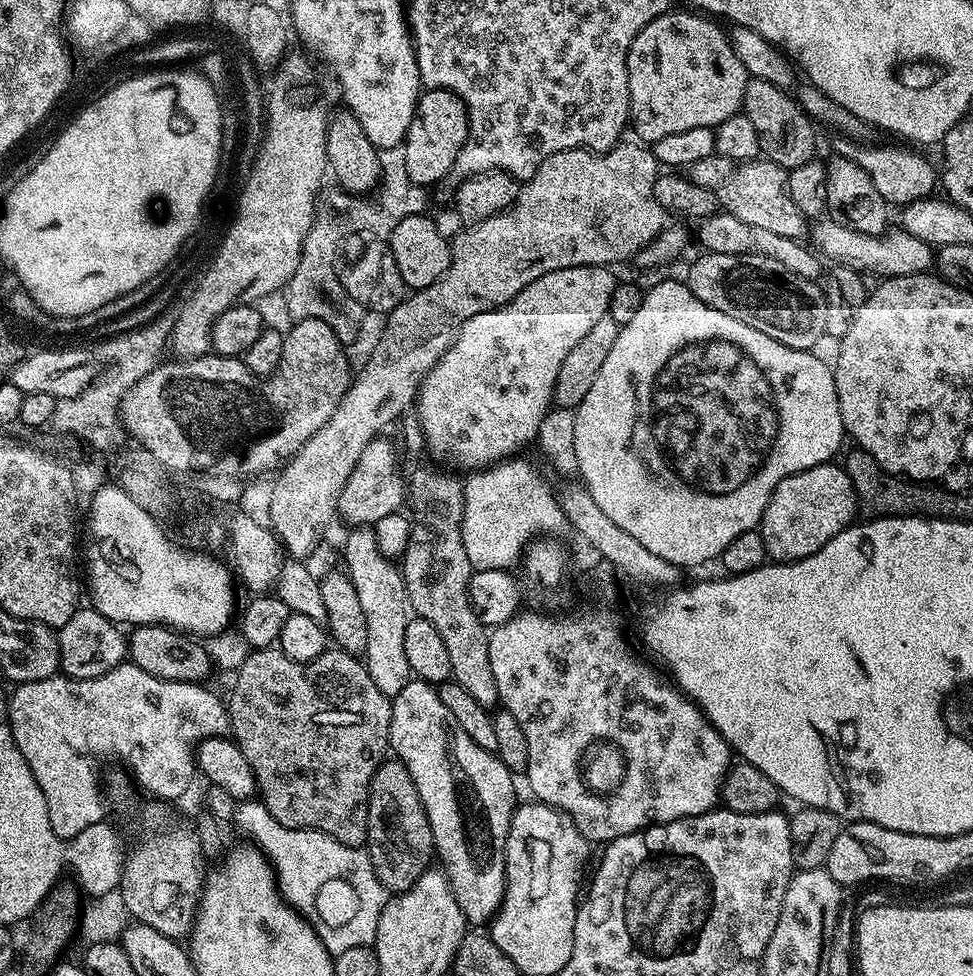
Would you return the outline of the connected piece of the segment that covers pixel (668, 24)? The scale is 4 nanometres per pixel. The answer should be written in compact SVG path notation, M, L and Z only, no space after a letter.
M669 10L664 12L658 18L654 18L654 22L642 26L638 38L634 38L634 42L628 51L628 85L630 86L630 106L628 111L630 113L630 128L631 131L636 131L635 139L640 142L655 142L666 138L669 134L682 134L682 130L694 130L695 128L715 129L717 124L726 122L726 118L737 115L744 107L744 95L746 94L746 86L750 77L746 66L742 66L742 58L738 58L738 54L734 50L729 33L727 31L723 32L716 25L719 23L707 15L697 14L692 10L676 11Z

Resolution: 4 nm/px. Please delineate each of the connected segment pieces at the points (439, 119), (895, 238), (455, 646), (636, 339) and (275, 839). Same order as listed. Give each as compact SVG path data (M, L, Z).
M429 88L421 91L416 102L414 118L402 145L404 161L402 167L408 182L414 185L431 186L451 173L458 158L458 150L466 142L468 133L468 111L464 103L447 88Z
M824 219L819 221L821 224L816 228L814 248L825 261L850 266L855 272L861 274L877 272L877 277L880 278L909 276L910 274L927 272L933 267L933 245L922 242L922 238L914 238L914 234L895 230L896 232L889 231L884 235L871 236L870 234L862 234L853 228L847 228L846 225L839 224L837 220Z
M432 464L414 469L412 477L409 475L406 480L406 508L410 513L411 528L408 545L402 555L402 571L408 603L415 615L426 618L426 622L430 622L430 626L436 627L438 634L442 634L442 642L446 642L446 651L450 654L450 670L454 683L462 686L462 690L466 690L466 694L470 694L470 698L474 698L478 706L492 710L500 704L500 695L498 682L494 682L494 670L490 670L489 629L472 608L472 599L468 593L474 569L470 558L466 558L466 546L462 546L464 485L461 477L451 476L456 474Z
M664 280L652 289L643 293L641 306L630 322L620 326L620 333L606 357L598 375L586 398L574 409L574 461L575 471L580 471L579 479L584 489L594 498L594 503L611 518L622 530L627 530L632 537L646 550L658 554L658 558L666 558L666 562L675 564L681 570L696 568L699 564L715 561L730 546L738 534L746 534L746 530L759 525L762 514L770 502L770 494L782 482L782 478L790 478L790 474L798 474L802 470L810 470L810 466L827 464L846 440L842 410L838 410L838 390L836 378L829 361L820 360L811 350L791 348L770 334L762 334L762 330L754 330L754 326L746 326L746 322L738 322L738 318L730 318L730 314L722 314L722 310L714 310L714 306L706 306L692 293L687 283L676 280Z
M259 799L242 800L235 805L236 808L236 828L244 836L249 836L251 843L259 848L268 858L268 863L272 865L272 870L276 874L276 883L280 885L280 894L308 921L308 925L318 934L320 941L326 946L326 950L332 953L333 957L342 954L342 950L350 950L353 946L369 947L375 941L376 931L378 930L378 918L384 909L386 893L382 882L378 882L378 874L374 874L374 866L370 862L367 851L363 847L351 848L342 842L338 842L334 837L328 836L324 832L316 832L313 828L287 828L282 826L282 822L278 822L266 810L266 806L261 804Z

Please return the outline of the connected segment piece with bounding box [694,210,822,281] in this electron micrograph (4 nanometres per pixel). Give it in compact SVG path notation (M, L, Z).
M718 210L713 216L699 221L694 236L700 239L701 249L704 252L717 252L718 254L754 254L762 258L774 258L786 270L791 270L807 280L819 281L822 276L822 260L811 247L808 248L797 238L786 238L782 234L773 234L759 226L750 226L750 222L742 222L742 218L734 218L734 214Z

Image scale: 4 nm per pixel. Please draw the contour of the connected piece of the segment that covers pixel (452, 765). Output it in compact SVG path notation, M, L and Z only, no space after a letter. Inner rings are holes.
M413 678L409 680L406 686L402 686L402 690L398 690L396 696L391 697L391 702L392 713L390 714L390 734L388 735L388 742L395 759L402 761L406 766L406 770L410 770L410 778L414 778L414 786L418 790L418 798L422 798L424 813L430 822L432 843L435 851L438 853L438 860L441 860L439 863L442 865L442 871L450 882L452 893L458 902L458 906L464 911L465 921L472 926L487 925L492 917L496 915L496 911L500 908L500 903L504 901L504 847L506 846L506 838L510 834L512 814L518 807L518 799L516 800L516 784L512 781L515 780L514 774L504 765L495 752L482 750L482 746L478 746L478 742L474 742L474 738L470 738L470 734L466 734L460 728L456 727L454 714L450 714L450 710L446 710L446 705L442 702L439 691L437 691L433 685L427 684L424 680Z

